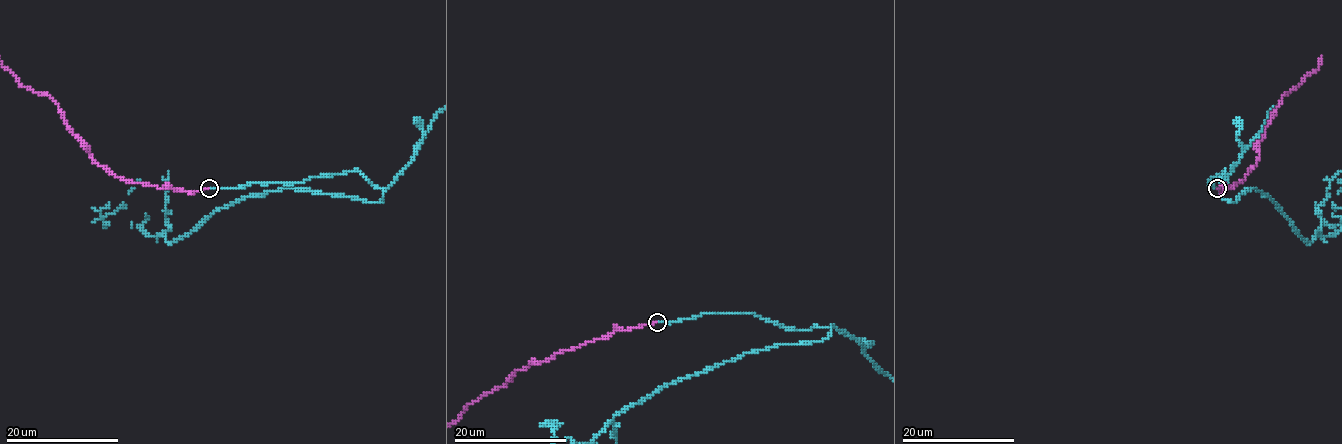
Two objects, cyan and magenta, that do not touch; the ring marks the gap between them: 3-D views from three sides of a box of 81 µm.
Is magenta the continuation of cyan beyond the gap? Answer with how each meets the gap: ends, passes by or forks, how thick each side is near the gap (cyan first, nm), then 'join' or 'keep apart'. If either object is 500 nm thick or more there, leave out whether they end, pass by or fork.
cyan ends; magenta ends; calibres 200 and 160 nm; join

